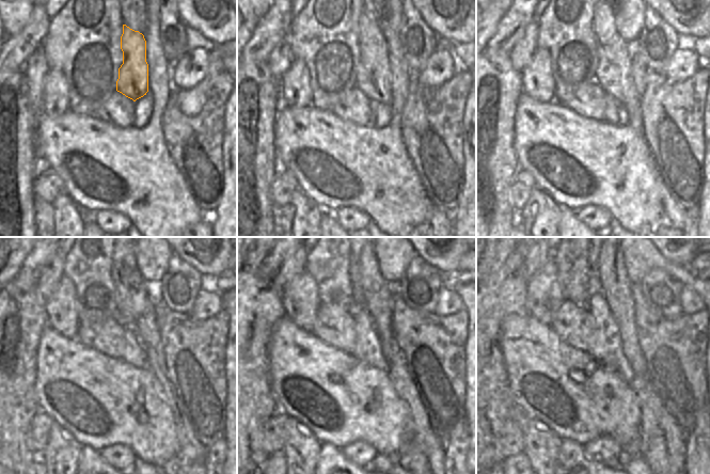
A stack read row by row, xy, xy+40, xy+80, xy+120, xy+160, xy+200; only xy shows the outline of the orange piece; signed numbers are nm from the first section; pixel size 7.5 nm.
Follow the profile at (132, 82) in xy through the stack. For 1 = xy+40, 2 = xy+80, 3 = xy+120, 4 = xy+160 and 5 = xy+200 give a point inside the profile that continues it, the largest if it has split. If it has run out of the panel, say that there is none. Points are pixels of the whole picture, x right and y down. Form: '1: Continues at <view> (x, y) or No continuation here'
1: Continues at xy+40 (374, 79)
2: Continues at xy+80 (613, 74)
3: Continues at xy+120 (135, 312)
4: Continues at xy+160 (354, 275)
5: Continues at xy+200 (593, 258).

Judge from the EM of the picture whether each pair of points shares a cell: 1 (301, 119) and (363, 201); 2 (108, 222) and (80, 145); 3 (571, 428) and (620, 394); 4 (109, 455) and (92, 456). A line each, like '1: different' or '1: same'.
1: same
2: different
3: same
4: different

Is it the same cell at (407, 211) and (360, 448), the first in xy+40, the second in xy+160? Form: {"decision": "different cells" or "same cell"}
{"decision": "different cells"}

